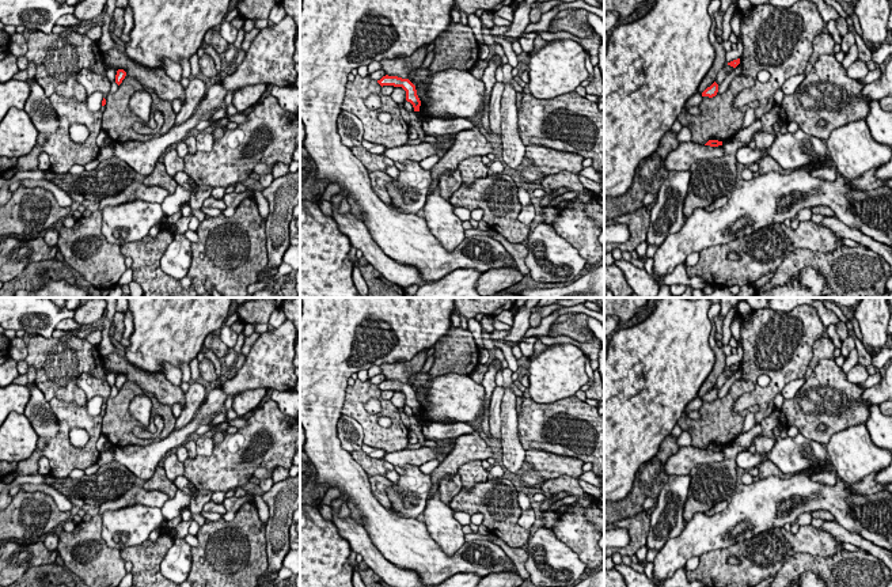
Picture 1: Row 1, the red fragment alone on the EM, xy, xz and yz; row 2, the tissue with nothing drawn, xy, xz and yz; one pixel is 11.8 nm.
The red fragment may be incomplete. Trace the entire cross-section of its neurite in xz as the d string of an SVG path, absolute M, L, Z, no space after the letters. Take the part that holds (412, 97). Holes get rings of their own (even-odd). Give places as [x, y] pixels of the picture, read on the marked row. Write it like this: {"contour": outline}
{"contour": "M383 76L377 83L383 86L402 87L406 91L406 101L414 107L414 111L420 111L421 101L417 95L415 86L409 79L402 79L398 76Z"}

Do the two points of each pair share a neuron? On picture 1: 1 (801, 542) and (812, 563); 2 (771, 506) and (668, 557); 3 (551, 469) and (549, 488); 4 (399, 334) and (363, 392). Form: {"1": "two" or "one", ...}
{"1": "two", "2": "one", "3": "two", "4": "two"}

